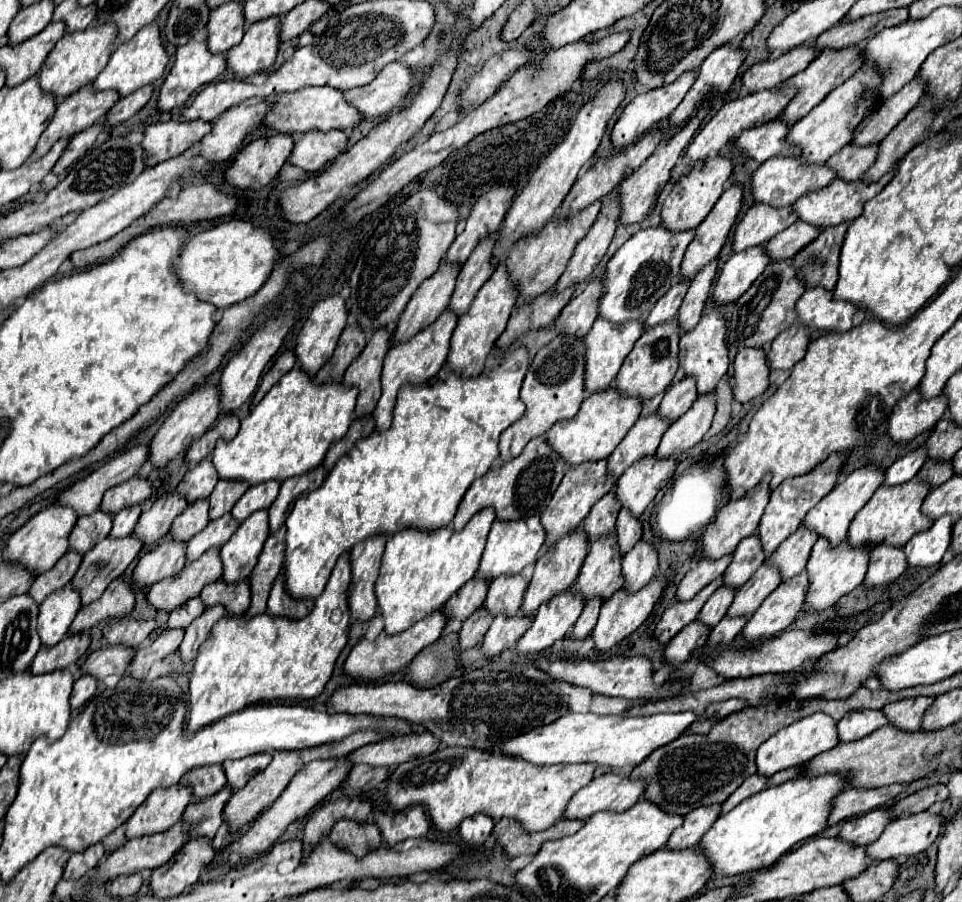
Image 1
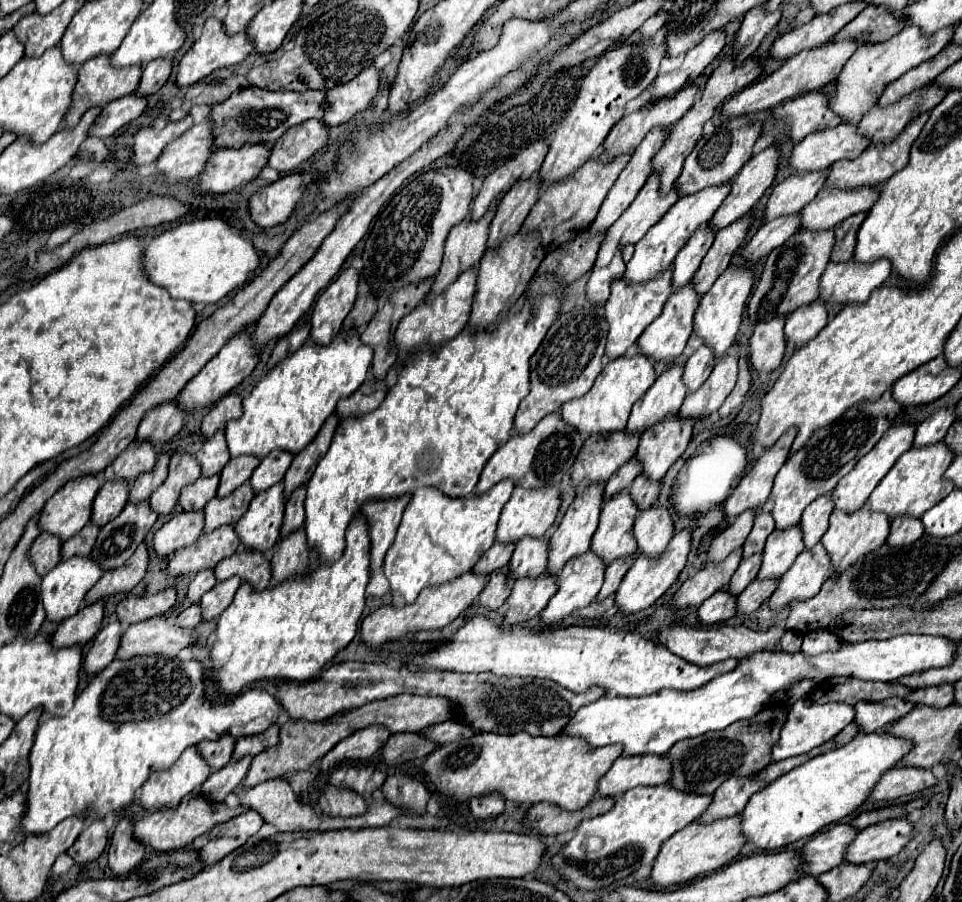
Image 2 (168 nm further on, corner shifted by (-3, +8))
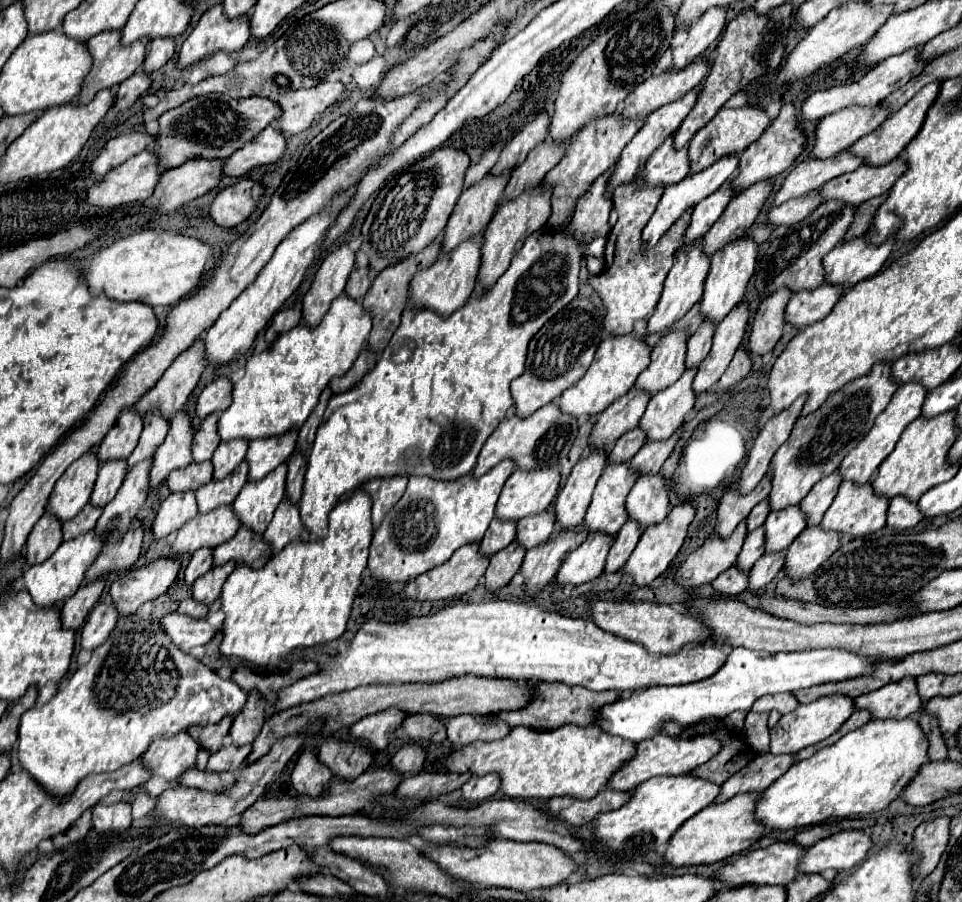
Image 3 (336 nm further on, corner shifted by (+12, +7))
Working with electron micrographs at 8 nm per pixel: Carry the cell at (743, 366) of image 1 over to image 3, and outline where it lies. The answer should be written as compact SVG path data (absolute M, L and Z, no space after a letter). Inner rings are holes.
M788 287L776 289L772 295L768 295L756 313L756 319L752 323L750 333L750 351L756 355L764 355L774 349L776 341L782 337L784 329L784 311L786 303L790 299L792 291Z

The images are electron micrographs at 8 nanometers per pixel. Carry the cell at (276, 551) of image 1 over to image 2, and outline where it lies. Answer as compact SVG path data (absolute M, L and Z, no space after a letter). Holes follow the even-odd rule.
M299 486L287 506L285 506L285 516L283 516L283 526L281 526L281 538L289 536L291 532L295 532L297 528L303 526L303 500L305 500L305 486Z

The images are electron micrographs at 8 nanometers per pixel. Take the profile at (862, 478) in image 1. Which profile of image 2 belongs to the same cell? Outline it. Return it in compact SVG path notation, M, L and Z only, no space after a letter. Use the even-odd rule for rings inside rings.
M895 426L895 428L889 428L887 434L877 442L877 446L865 454L857 464L855 468L843 476L839 480L839 484L835 486L835 490L831 492L831 500L835 504L835 510L841 510L841 512L857 512L865 500L869 498L869 494L873 492L873 488L881 482L881 478L893 468L893 464L901 458L901 454L905 454L909 448L911 448L911 436L915 436L915 428L913 426Z

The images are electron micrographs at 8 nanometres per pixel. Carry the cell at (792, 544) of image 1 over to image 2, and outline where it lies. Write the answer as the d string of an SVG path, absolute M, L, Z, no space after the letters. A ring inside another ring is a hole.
M829 494L819 496L815 502L809 504L809 508L803 512L803 518L799 522L801 534L803 534L803 544L805 550L811 550L823 536L829 524L829 516L833 512L833 504Z

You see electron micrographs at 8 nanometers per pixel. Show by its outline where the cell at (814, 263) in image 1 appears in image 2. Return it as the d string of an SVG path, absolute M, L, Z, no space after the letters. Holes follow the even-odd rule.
M865 212L853 214L847 220L843 220L839 226L835 226L835 246L831 252L831 262L849 262L853 258L853 250L855 250L855 236L857 230L861 226L861 222L865 220Z

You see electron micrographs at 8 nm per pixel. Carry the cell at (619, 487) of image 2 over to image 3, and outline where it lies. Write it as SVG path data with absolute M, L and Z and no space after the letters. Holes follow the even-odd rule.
M640 425L634 427L634 429L630 429L630 431L626 431L616 441L614 449L610 451L608 463L626 463L626 461L630 461L644 443L646 443L646 433L640 429Z

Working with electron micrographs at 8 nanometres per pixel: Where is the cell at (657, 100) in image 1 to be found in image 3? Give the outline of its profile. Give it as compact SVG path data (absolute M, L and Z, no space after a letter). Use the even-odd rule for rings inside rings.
M712 7L690 25L688 39L680 47L674 47L672 51L674 69L686 67L692 61L692 57L702 55L718 39L726 25L726 11L728 11L726 7Z

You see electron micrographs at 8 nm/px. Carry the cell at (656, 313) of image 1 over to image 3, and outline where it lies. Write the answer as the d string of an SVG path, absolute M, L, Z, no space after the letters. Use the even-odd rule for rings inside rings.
M726 181L720 189L716 189L716 193L712 193L704 201L700 201L694 207L690 229L686 229L686 243L692 243L694 239L704 237L704 233L716 223L716 219L722 215L722 209L730 203L732 197L734 197L732 185L730 185L730 181Z

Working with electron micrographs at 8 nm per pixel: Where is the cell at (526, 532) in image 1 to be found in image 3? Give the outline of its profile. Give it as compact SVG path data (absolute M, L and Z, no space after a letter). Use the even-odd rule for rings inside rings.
M546 467L534 471L514 471L500 493L496 517L510 521L542 513L556 497L560 487L560 469Z

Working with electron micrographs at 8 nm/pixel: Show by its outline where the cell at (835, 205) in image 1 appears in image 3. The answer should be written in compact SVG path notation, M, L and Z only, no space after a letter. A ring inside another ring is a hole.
M934 81L930 85L924 85L924 89L920 89L920 93L916 93L916 97L912 97L904 107L900 107L898 111L894 111L878 129L874 129L872 133L868 133L862 139L858 139L848 151L854 153L854 155L858 155L858 157L864 157L864 161L868 165L884 165L884 163L892 161L894 157L898 157L904 151L904 147L922 129L926 113L928 113L928 109L932 107L932 103L936 101L936 97L940 93L940 83L942 81Z

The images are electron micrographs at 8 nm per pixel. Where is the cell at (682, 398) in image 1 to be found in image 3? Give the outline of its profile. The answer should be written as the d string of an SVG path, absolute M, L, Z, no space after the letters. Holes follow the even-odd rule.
M704 321L698 331L688 339L688 353L686 353L686 367L692 365L700 365L704 361L704 357L710 351L712 345L712 337L714 337L714 329L716 325L712 321Z

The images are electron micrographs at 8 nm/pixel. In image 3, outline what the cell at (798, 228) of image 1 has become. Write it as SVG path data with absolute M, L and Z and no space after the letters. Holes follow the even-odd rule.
M896 157L888 165L860 165L852 173L844 173L826 185L822 185L822 197L824 201L840 199L844 203L860 205L872 197L878 197L892 189L896 179L906 171L906 161L902 157Z

